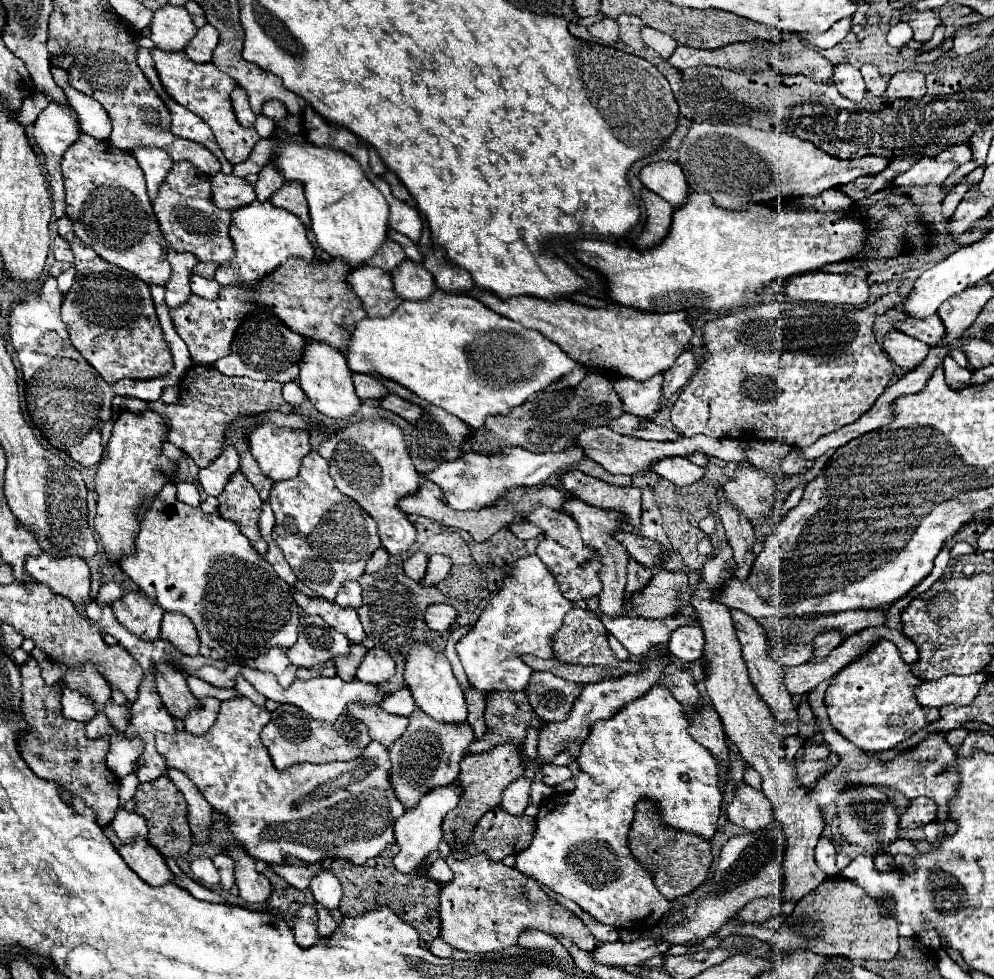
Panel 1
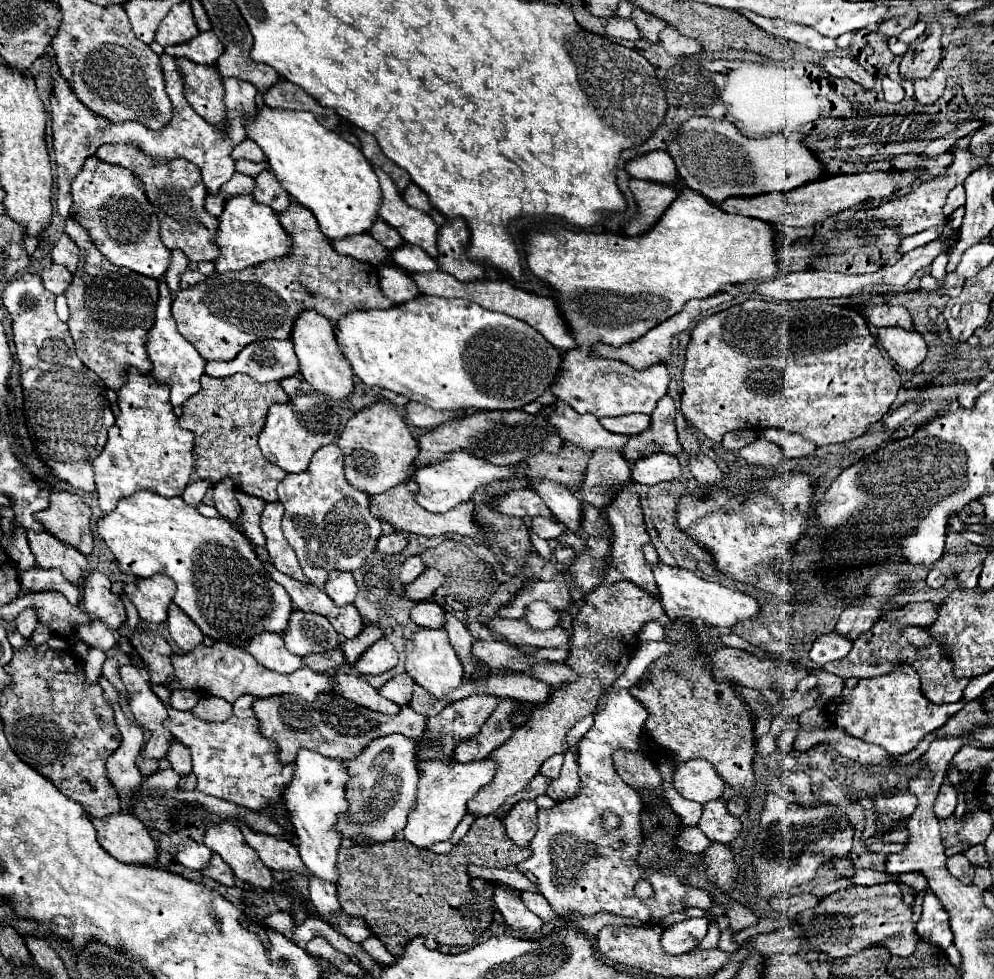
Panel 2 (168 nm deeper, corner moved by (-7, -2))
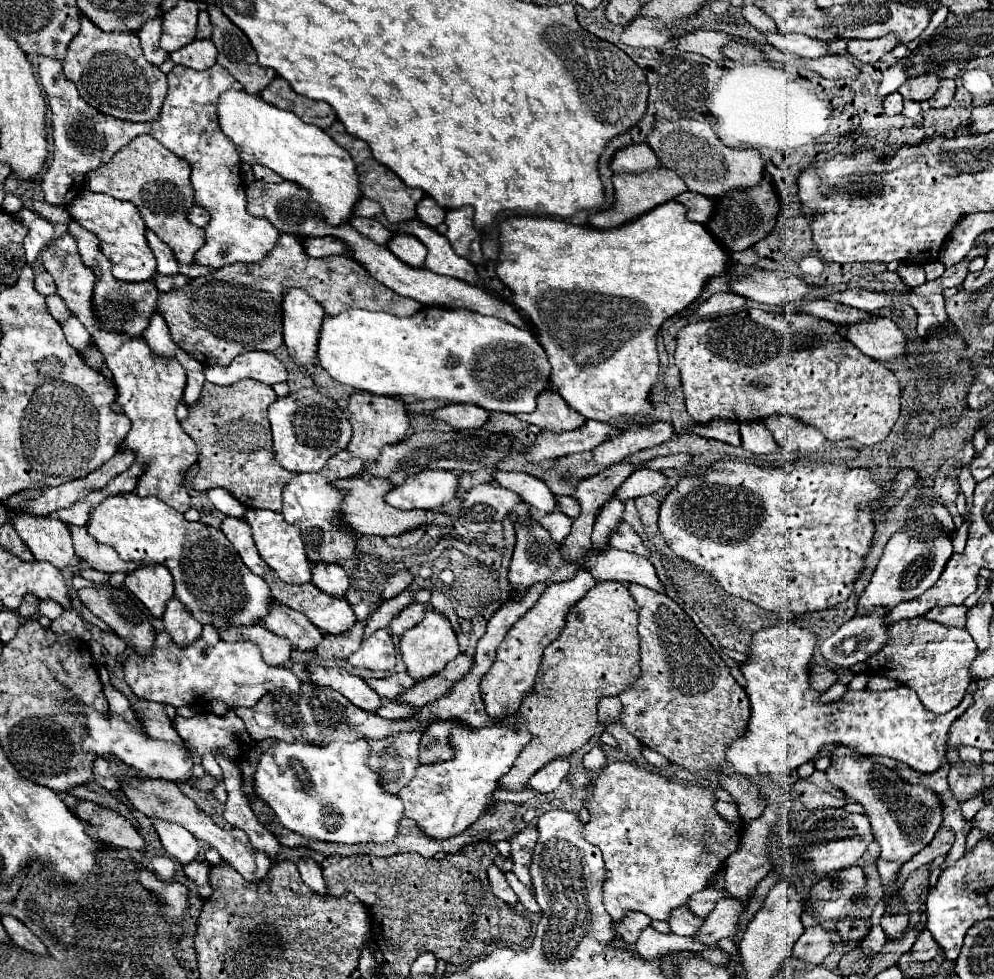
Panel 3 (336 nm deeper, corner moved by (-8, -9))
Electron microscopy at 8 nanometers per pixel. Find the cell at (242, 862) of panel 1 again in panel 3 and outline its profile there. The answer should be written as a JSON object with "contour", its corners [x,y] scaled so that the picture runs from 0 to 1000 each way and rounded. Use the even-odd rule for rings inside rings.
{"contour":[[[126,794],[124,798],[124,808],[126,808],[126,814],[132,818],[132,822],[136,826],[140,826],[142,830],[146,830],[148,835],[160,835],[164,839],[170,839],[170,841],[180,841],[184,843],[188,849],[192,849],[200,859],[212,863],[212,867],[220,869],[222,877],[226,882],[230,882],[232,886],[236,886],[248,900],[253,902],[259,902],[263,900],[271,886],[273,886],[273,879],[269,873],[263,873],[263,869],[255,867],[251,863],[251,857],[248,853],[242,849],[242,847],[228,847],[228,845],[220,845],[218,841],[214,841],[214,837],[204,830],[192,816],[188,816],[180,804],[172,798],[166,798],[166,796],[146,796],[146,798],[138,798],[138,796],[132,796],[132,794]]]}

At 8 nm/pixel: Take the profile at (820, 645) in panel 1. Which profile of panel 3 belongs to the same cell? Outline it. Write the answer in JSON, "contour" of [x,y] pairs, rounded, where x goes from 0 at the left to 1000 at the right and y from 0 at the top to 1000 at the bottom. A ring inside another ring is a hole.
{"contour":[[[937,536],[929,538],[927,546],[919,544],[919,542],[900,544],[894,551],[894,555],[890,557],[888,569],[882,575],[876,596],[864,608],[862,628],[874,628],[884,620],[896,624],[900,618],[925,610],[927,606],[931,606],[935,600],[941,598],[941,593],[945,591],[945,587],[951,581],[951,575],[955,573],[957,567],[959,567],[957,549],[951,542],[945,542]]]}

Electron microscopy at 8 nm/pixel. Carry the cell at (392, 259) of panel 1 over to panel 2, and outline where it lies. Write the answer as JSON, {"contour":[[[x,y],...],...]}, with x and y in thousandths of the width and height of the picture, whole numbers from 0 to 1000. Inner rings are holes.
{"contour":[[[362,239],[358,243],[342,243],[342,247],[332,247],[332,249],[340,259],[354,261],[364,268],[372,268],[376,272],[380,272],[392,259],[386,251],[382,251],[382,247],[378,247],[370,239]]]}

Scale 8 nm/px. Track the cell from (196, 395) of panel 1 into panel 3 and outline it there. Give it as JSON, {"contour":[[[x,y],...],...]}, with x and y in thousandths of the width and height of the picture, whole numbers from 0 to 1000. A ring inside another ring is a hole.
{"contour":[[[242,387],[232,395],[204,393],[202,408],[190,416],[190,426],[182,432],[186,442],[200,457],[200,479],[192,491],[198,502],[224,497],[232,502],[246,518],[283,522],[283,504],[295,487],[275,471],[273,436],[269,416],[279,408],[277,399],[257,387]]]}

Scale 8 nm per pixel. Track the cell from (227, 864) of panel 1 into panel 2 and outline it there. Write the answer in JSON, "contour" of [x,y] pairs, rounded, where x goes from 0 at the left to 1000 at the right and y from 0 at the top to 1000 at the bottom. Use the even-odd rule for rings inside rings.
{"contour":[[[219,872],[213,874],[213,880],[203,889],[203,893],[207,897],[213,897],[213,899],[225,903],[225,905],[235,905],[235,891]]]}

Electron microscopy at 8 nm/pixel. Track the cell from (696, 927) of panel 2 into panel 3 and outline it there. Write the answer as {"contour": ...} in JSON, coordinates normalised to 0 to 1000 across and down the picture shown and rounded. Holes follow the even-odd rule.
{"contour":[[[739,916],[723,918],[723,922],[713,933],[709,943],[701,949],[697,959],[707,963],[707,965],[719,965],[725,957],[735,959],[737,953],[739,953],[739,945],[741,945],[741,939],[743,939],[747,926],[749,924],[745,920],[741,920]]]}

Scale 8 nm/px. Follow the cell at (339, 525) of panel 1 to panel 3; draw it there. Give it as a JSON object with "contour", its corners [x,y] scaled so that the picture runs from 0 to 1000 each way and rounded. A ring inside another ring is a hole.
{"contour":[[[349,459],[335,465],[325,479],[319,483],[303,483],[295,485],[295,489],[285,499],[285,528],[291,536],[297,536],[303,542],[303,551],[307,557],[307,565],[313,577],[319,575],[343,575],[351,573],[357,567],[361,544],[351,540],[343,532],[343,516],[349,508],[349,502],[341,499],[337,491],[353,489],[363,483],[363,469],[351,465]]]}

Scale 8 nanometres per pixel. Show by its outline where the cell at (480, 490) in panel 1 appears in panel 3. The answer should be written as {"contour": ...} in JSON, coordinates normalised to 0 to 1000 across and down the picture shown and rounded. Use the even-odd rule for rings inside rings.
{"contour":[[[428,479],[409,487],[403,497],[387,506],[387,512],[399,520],[436,520],[444,522],[448,514],[460,508],[464,487],[448,479]]]}

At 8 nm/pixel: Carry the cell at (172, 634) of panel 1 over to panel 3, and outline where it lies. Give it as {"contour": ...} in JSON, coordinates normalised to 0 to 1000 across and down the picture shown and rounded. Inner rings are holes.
{"contour":[[[172,610],[168,616],[168,622],[164,626],[166,645],[172,649],[174,657],[180,661],[188,661],[202,649],[202,638],[194,634],[194,628],[178,614],[178,610]]]}

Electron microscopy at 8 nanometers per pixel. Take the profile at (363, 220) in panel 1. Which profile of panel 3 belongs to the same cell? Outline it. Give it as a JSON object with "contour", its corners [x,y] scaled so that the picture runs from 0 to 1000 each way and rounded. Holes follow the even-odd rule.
{"contour":[[[246,93],[224,95],[218,105],[218,117],[224,136],[234,142],[242,162],[251,169],[267,169],[285,183],[305,191],[313,205],[321,209],[329,230],[341,232],[355,222],[355,213],[365,201],[363,183],[355,160],[327,134],[309,128],[297,115],[279,111],[263,103],[261,97],[251,97]]]}

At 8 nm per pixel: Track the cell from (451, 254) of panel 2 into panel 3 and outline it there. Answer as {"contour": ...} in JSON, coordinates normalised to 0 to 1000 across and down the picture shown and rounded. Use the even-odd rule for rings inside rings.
{"contour":[[[464,211],[464,213],[450,216],[448,228],[452,232],[448,240],[454,246],[458,258],[476,271],[484,271],[486,269],[484,242],[476,232],[476,213]]]}

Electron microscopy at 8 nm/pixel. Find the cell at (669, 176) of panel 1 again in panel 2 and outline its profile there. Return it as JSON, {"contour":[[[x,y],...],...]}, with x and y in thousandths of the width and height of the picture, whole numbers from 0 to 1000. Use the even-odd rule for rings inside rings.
{"contour":[[[656,153],[654,157],[636,161],[636,165],[630,165],[630,176],[636,182],[666,186],[666,188],[678,188],[682,182],[678,163],[668,153]]]}

